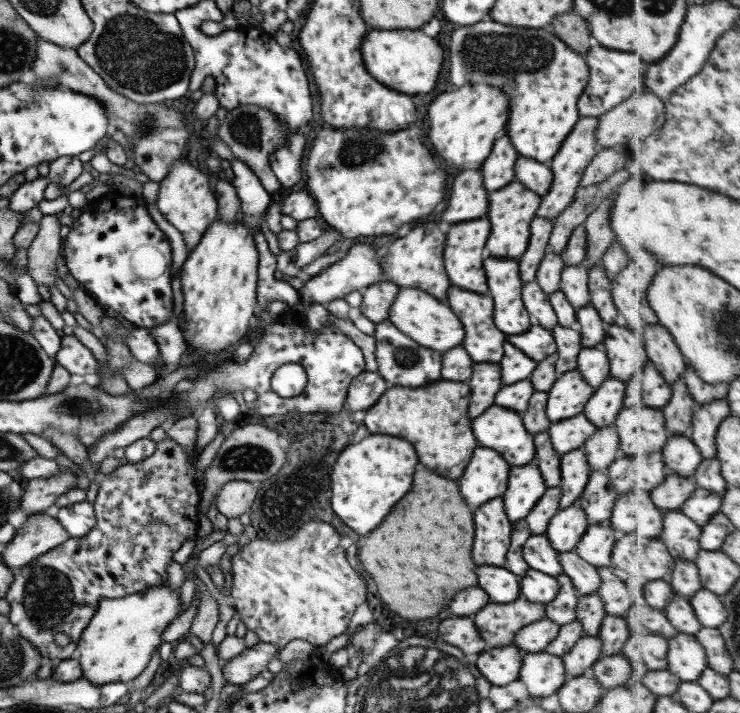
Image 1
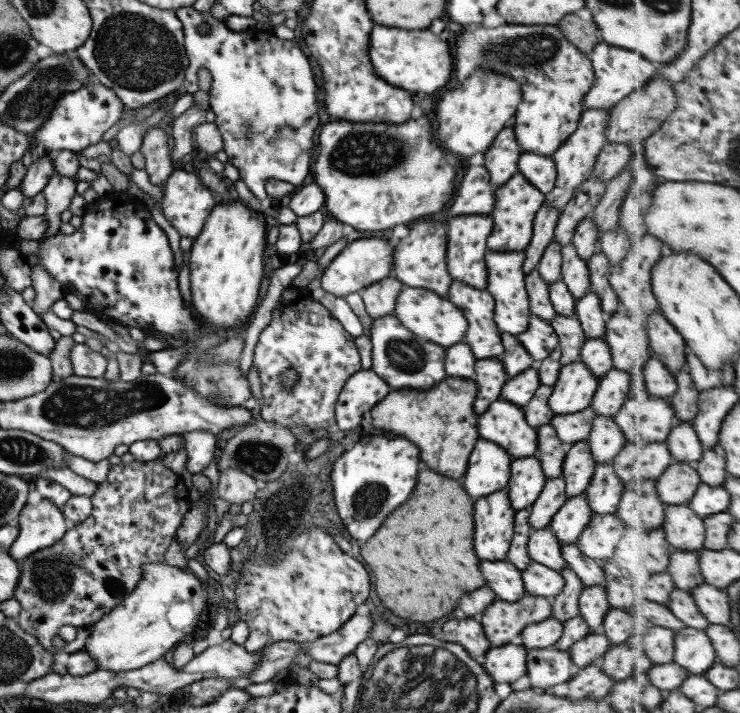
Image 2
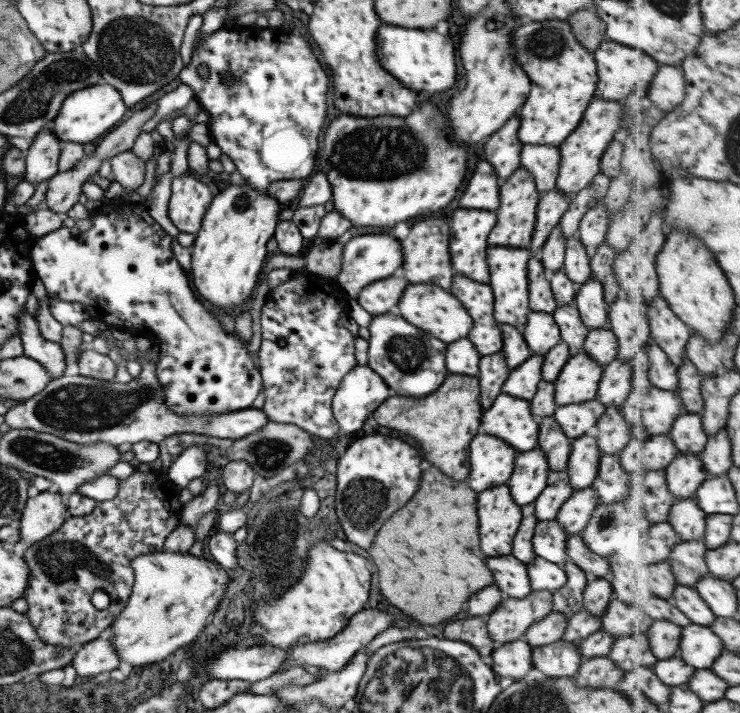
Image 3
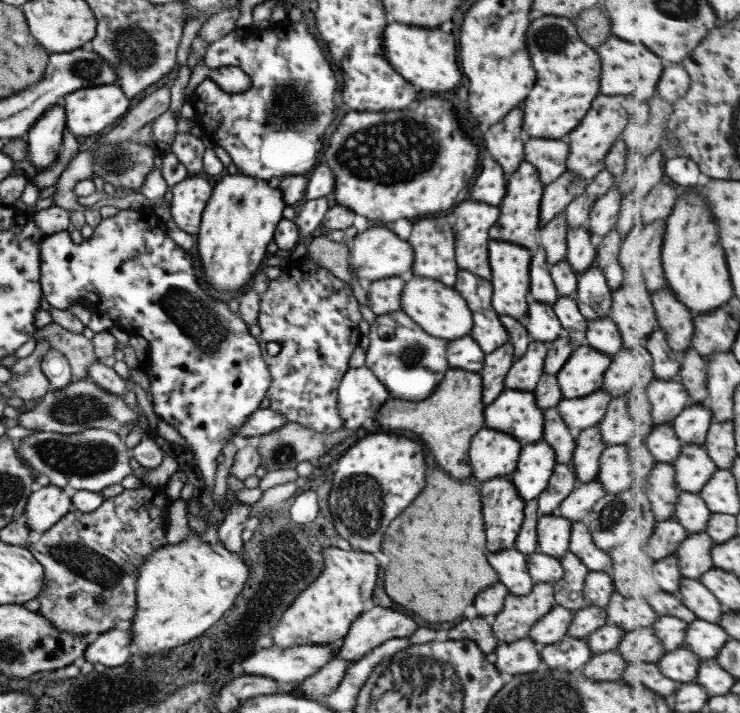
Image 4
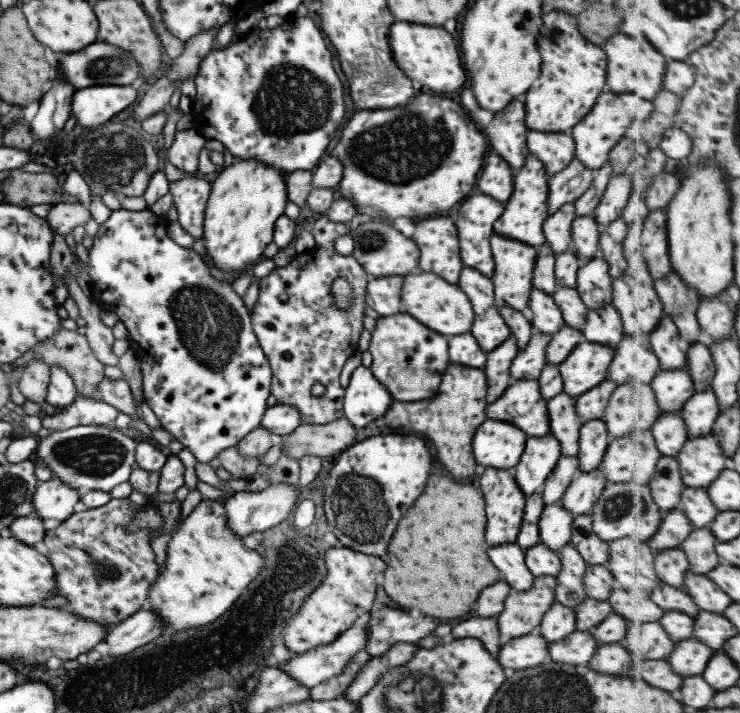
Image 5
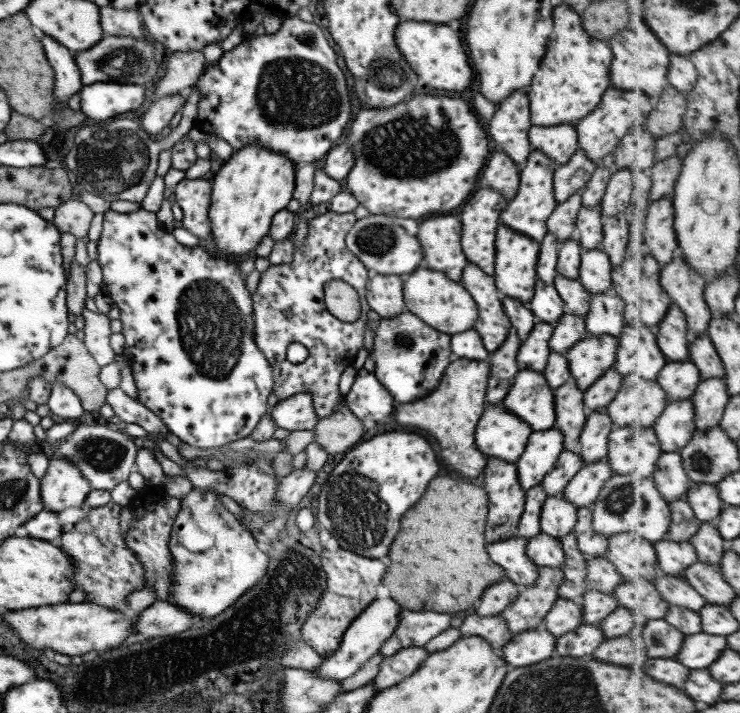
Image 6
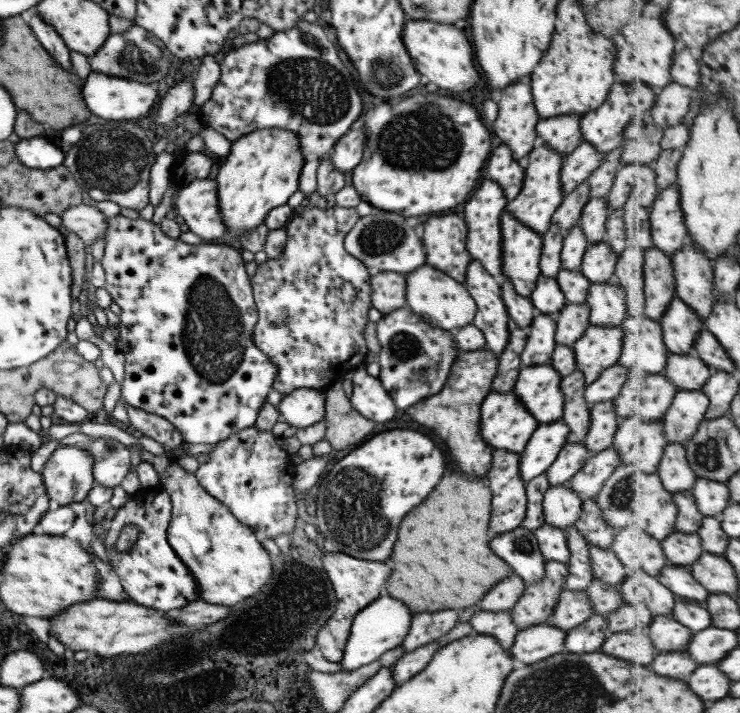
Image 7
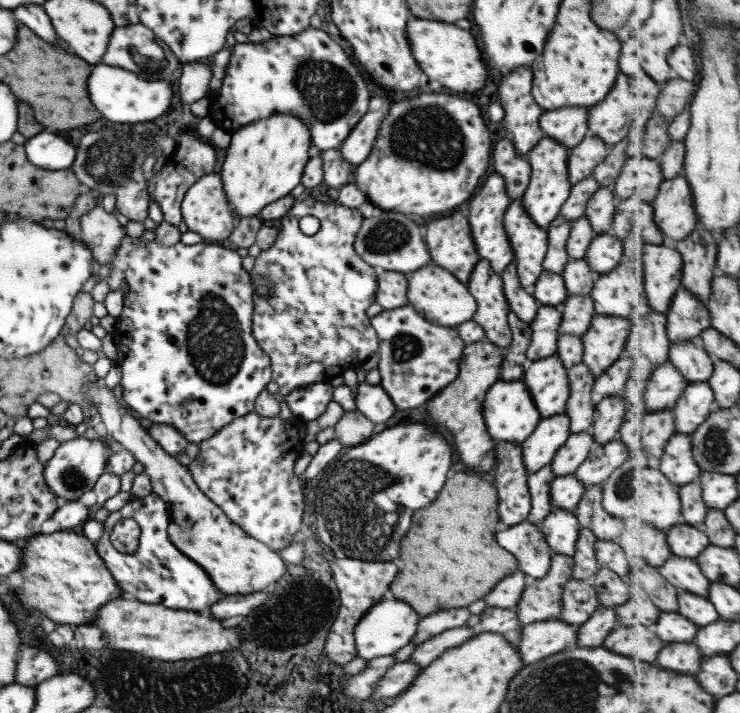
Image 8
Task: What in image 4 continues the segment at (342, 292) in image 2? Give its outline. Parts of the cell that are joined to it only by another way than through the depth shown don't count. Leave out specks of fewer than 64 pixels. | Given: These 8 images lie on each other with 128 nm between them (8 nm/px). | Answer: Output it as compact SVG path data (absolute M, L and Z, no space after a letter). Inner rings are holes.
M367 227L353 238L353 251L351 251L351 264L353 266L354 276L363 284L370 281L387 279L391 276L403 276L401 272L407 272L413 262L413 252L407 242L399 240L393 232L387 228Z

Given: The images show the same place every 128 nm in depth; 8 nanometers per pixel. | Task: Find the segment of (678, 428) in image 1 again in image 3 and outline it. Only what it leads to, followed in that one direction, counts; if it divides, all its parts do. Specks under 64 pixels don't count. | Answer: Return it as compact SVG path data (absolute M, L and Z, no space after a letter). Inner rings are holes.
M689 358L678 369L679 386L681 398L684 402L684 410L687 413L704 412L705 399L702 393L704 376L700 368Z

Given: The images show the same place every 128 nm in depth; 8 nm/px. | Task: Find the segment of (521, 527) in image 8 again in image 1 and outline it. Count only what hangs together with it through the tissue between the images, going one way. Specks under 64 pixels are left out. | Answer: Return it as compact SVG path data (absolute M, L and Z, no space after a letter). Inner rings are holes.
M479 566L475 574L477 574L479 588L483 588L489 594L489 600L493 596L493 602L507 604L518 598L520 594L519 579L509 570L495 568L495 566Z

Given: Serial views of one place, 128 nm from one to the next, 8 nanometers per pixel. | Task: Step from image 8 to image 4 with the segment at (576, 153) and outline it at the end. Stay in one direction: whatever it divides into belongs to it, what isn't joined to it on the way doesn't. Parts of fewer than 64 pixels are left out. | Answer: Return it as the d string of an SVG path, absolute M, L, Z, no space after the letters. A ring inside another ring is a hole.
M565 171L552 183L543 186L539 205L539 227L555 216L564 212L564 208L580 194L583 194L586 183L572 172Z

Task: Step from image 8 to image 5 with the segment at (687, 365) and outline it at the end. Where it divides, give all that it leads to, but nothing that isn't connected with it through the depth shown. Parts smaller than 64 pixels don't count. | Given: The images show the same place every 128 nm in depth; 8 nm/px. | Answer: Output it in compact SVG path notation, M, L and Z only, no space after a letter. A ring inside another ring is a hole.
M686 369L661 370L651 384L663 414L681 411L696 393L691 373Z

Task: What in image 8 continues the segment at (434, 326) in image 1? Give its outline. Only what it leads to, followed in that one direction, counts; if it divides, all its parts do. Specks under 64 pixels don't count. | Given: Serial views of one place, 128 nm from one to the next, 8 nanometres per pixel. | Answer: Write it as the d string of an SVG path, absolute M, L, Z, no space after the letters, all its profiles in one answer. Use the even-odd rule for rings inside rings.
M423 266L413 272L407 280L407 302L415 308L415 312L431 324L442 327L456 327L472 318L476 309L474 298L469 296L465 284L453 278L453 274L445 272L437 266Z

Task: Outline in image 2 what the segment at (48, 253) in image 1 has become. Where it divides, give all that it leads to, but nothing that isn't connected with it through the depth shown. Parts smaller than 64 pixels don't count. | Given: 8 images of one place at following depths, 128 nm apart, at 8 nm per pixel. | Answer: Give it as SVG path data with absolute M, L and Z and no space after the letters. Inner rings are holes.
M53 174L42 188L46 204L43 215L48 227L39 241L53 236L58 231L61 224L59 215L68 209L71 199L76 195L75 184L74 178ZM29 254L27 257L27 264L31 268L30 286L32 286L35 292L30 307L39 316L42 312L46 312L53 302L63 299L65 292L59 282L50 274L45 273L45 269L41 267L36 254Z

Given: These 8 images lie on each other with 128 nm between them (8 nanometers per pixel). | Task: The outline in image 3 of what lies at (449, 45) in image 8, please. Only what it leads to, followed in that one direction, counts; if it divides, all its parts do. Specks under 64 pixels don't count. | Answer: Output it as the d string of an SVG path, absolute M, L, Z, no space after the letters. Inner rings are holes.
M381 26L377 30L377 60L383 70L391 72L405 88L411 90L427 90L427 92L443 92L455 82L455 56L453 44L449 38L439 36L431 30L415 30L415 28L397 28L397 26Z

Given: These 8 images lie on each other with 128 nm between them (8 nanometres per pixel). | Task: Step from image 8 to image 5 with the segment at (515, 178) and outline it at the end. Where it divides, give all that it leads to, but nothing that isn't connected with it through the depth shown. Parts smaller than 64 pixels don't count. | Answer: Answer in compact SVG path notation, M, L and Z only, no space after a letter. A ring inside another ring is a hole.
M490 155L485 158L485 166L477 178L477 188L505 203L513 190L513 170L499 155Z

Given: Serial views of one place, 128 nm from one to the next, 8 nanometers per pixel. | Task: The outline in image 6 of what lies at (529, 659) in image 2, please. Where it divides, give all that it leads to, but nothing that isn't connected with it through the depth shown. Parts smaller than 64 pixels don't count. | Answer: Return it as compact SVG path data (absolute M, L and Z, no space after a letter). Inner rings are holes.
M582 622L556 638L553 656L589 658L603 639L599 625Z

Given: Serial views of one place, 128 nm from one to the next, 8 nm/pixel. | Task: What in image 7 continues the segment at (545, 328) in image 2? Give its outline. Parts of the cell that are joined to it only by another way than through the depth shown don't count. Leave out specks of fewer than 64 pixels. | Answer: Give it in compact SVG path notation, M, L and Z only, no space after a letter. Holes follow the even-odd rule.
M541 274L537 277L533 290L527 298L530 299L536 312L546 315L559 313L567 302L556 280Z

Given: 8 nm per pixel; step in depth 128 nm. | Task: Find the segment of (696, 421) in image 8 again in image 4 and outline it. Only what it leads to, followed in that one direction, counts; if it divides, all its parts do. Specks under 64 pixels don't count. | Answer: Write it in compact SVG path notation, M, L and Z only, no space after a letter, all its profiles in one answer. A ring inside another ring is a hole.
M671 422L652 426L647 433L647 444L656 458L656 463L671 464L680 458L685 443L679 438Z

